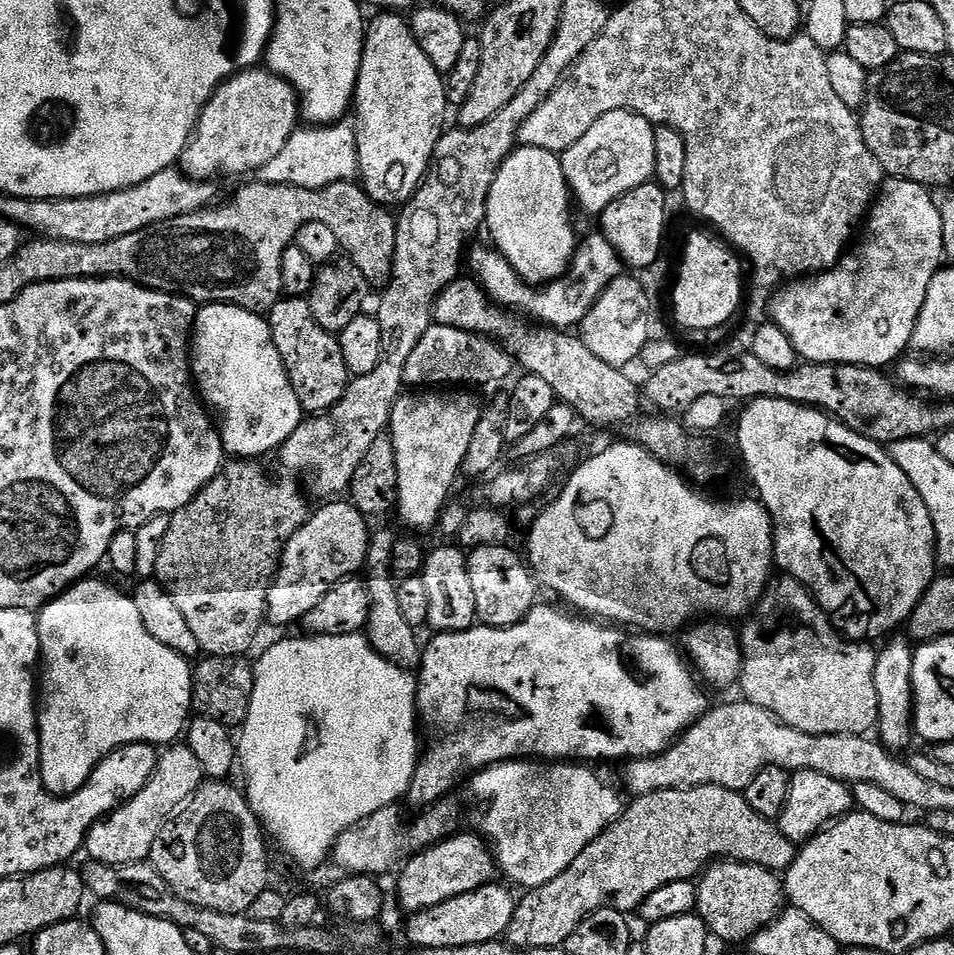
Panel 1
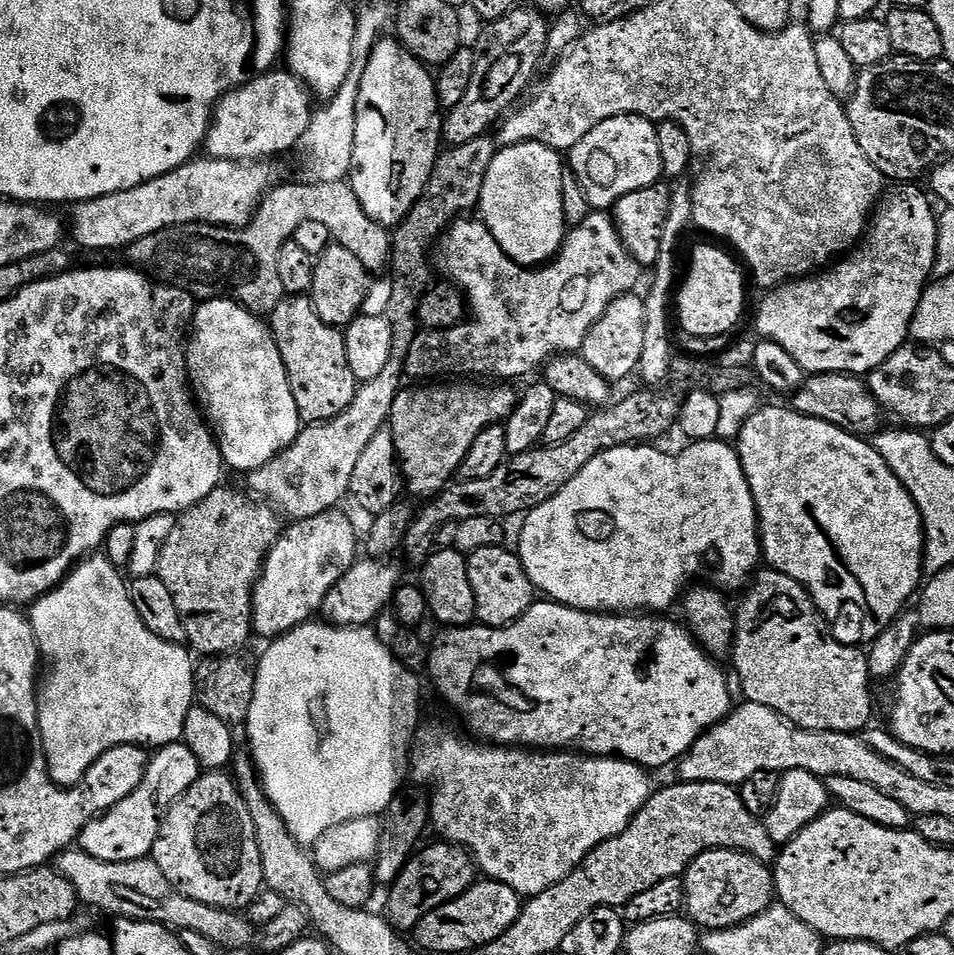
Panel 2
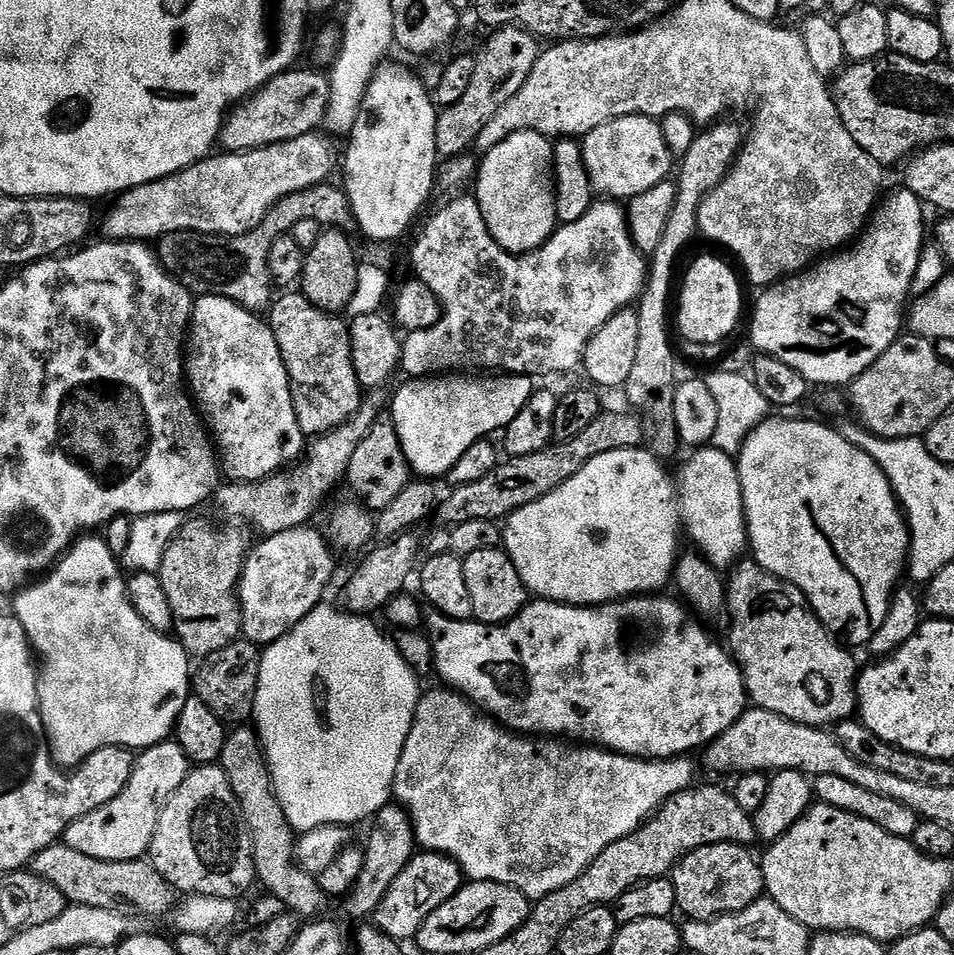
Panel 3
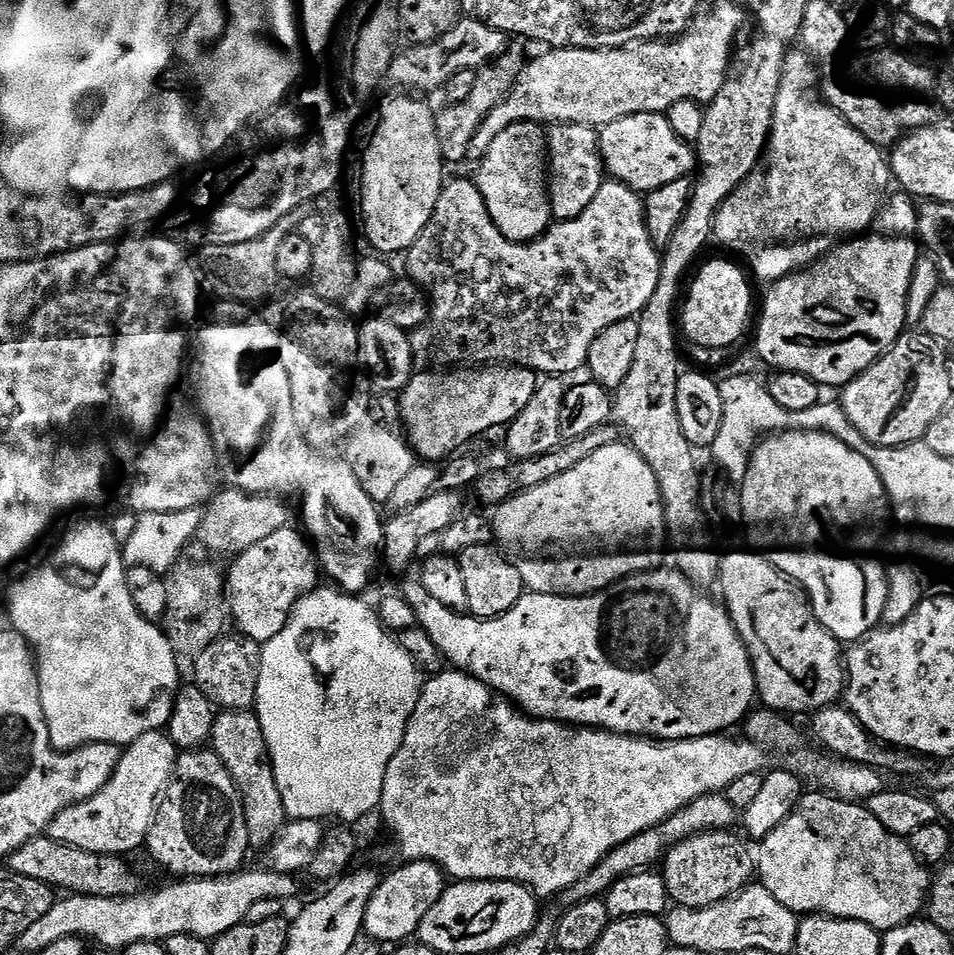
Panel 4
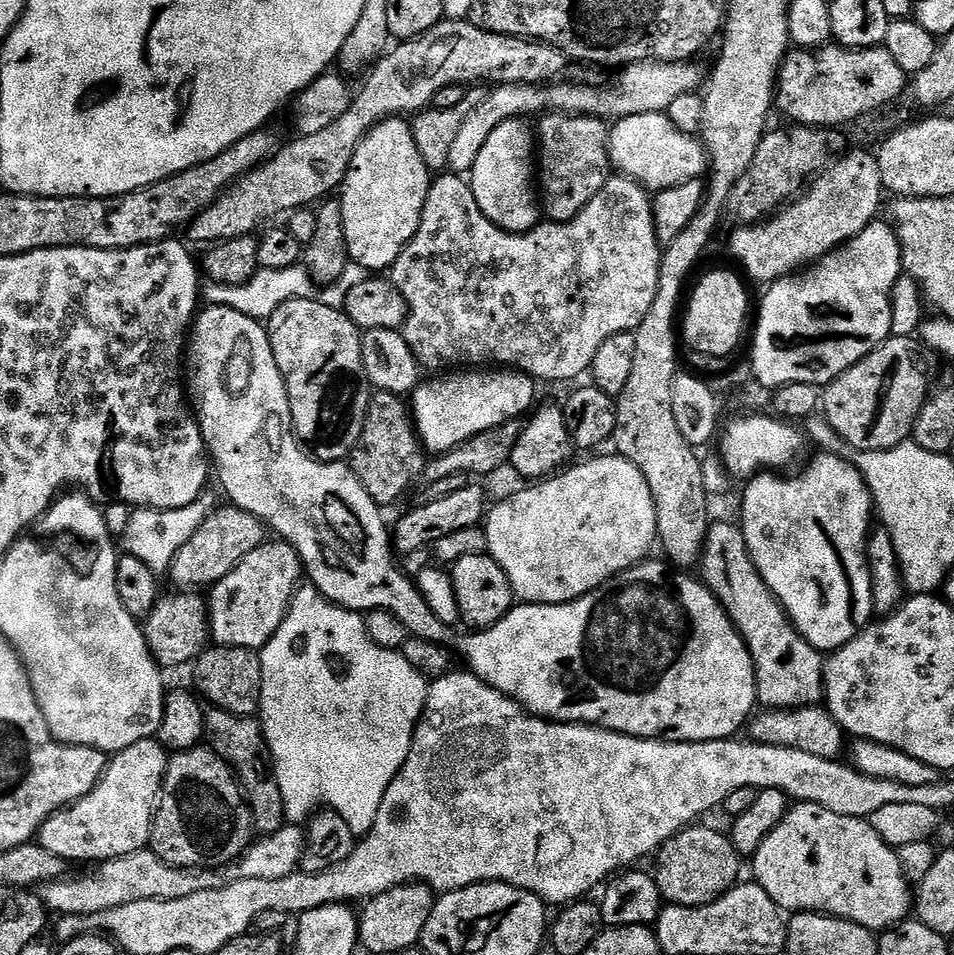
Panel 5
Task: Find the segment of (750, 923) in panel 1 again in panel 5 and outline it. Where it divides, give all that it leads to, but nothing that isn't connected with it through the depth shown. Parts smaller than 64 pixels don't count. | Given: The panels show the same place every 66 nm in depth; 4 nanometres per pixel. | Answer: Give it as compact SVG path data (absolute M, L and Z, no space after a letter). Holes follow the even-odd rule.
M700 826L683 828L675 836L671 836L665 844L661 844L655 853L656 869L654 869L654 875L656 877L656 885L661 897L669 905L684 908L702 907L704 904L714 902L718 897L724 895L741 879L740 863L742 863L742 857L736 851L736 848L733 847L731 839L725 833L723 836L722 833L715 832L712 828L696 827Z

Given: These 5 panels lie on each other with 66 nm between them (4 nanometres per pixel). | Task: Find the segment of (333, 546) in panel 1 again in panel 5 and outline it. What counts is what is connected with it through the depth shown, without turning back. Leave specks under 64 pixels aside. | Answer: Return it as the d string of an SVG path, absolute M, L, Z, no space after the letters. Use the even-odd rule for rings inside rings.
M265 542L258 550L246 554L246 558L238 562L233 572L226 574L226 578L222 578L217 584L211 585L210 636L219 647L262 649L270 642L270 638L274 638L278 626L282 626L288 607L292 605L292 598L296 595L298 585L301 583L300 576L302 580L302 565L300 555L293 550L291 544L275 543Z

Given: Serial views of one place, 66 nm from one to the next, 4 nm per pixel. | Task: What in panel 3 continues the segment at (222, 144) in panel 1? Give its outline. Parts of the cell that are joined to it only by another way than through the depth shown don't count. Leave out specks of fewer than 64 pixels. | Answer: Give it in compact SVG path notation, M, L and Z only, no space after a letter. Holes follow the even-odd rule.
M289 70L275 76L265 88L260 88L247 100L236 105L224 121L223 147L230 152L249 152L251 148L265 148L315 132L324 123L328 109L330 80L318 72Z

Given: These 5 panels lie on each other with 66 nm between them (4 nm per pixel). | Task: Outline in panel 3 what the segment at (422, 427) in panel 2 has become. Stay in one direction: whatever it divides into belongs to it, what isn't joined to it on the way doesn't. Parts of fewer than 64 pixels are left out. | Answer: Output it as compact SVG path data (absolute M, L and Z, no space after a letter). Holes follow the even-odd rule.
M441 374L438 376L425 376L423 378L408 378L403 381L405 384L396 392L396 397L391 397L390 415L394 426L398 430L398 438L402 450L408 459L409 469L417 477L433 478L432 476L447 477L449 470L454 466L454 462L458 462L458 458L462 458L462 454L466 454L466 450L470 450L470 446L474 446L474 442L491 437L491 432L499 433L501 430L508 427L510 422L514 422L514 418L518 418L518 410L522 410L522 406L526 406L526 402L530 402L534 391L534 380L531 376L514 376L511 374Z

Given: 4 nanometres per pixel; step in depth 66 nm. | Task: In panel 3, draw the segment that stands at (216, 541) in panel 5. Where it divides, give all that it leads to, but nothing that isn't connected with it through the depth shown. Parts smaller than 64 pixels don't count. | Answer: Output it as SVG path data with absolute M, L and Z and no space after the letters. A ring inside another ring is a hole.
M380 390L369 391L363 397L360 409L342 427L315 437L307 445L306 455L291 470L281 470L275 476L268 476L259 482L221 483L214 493L214 501L220 507L221 514L229 516L232 519L229 521L239 522L241 525L253 524L258 531L264 532L260 534L265 537L305 527L311 521L308 519L323 506L324 499L339 484L345 483L350 458L354 458L354 450L358 450L358 442L366 438L370 426L374 426L374 422L382 414L383 408L380 407L383 404L385 407L386 404L384 394Z

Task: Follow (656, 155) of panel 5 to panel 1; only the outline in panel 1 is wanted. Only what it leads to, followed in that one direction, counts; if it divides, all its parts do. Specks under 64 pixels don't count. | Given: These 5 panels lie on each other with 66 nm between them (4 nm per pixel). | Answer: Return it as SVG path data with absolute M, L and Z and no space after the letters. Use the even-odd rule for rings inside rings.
M614 110L610 114L602 114L574 146L567 148L560 156L560 165L562 174L568 183L568 191L574 197L575 203L584 212L593 212L599 214L610 206L618 198L622 198L630 190L638 186L649 183L656 175L654 166L654 134L656 128L652 121L647 120L644 116L639 116L636 112L627 112L626 110Z

